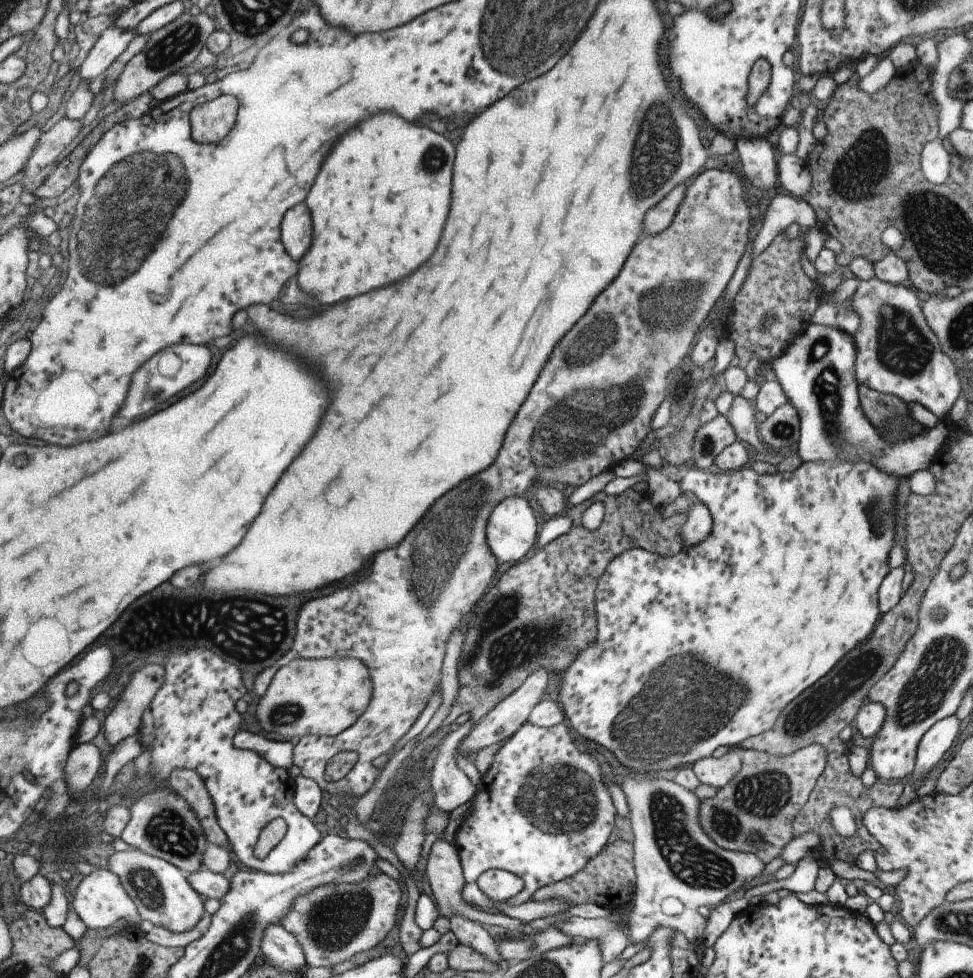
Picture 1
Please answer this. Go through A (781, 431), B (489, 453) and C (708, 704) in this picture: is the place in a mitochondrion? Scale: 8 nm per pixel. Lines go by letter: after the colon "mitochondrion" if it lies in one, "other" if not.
A: mitochondrion
B: other
C: mitochondrion

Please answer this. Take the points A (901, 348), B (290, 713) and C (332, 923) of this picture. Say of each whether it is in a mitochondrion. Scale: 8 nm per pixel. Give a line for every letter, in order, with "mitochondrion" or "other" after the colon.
A: mitochondrion
B: mitochondrion
C: mitochondrion

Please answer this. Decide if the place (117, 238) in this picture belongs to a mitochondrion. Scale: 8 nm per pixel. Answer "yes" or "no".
yes

